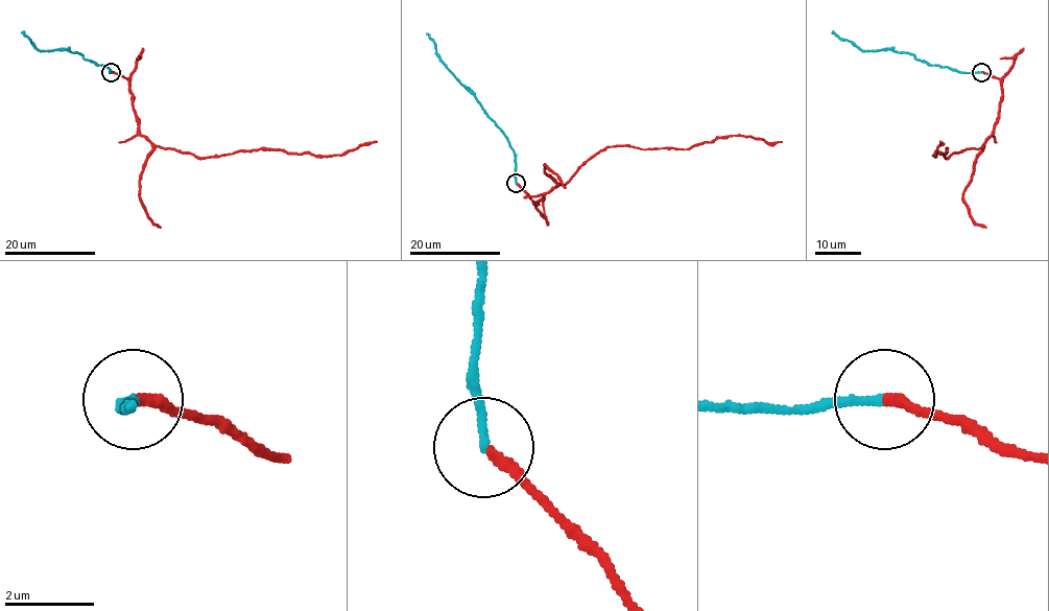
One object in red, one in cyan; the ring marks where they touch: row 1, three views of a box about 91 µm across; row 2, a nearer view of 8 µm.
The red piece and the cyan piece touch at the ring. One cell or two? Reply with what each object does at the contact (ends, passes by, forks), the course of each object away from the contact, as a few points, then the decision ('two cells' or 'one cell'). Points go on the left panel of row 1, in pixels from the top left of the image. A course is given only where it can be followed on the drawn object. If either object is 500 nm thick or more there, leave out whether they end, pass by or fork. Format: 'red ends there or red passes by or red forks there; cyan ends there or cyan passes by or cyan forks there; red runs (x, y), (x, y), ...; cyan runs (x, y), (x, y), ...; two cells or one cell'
red ends there; cyan ends there; red runs (112, 71), (128, 80), (139, 132), (165, 149), (174, 147), (201, 158), (260, 149), (336, 156), (377, 141); cyan runs (111, 71), (65, 49), (40, 51), (22, 31); one cell

